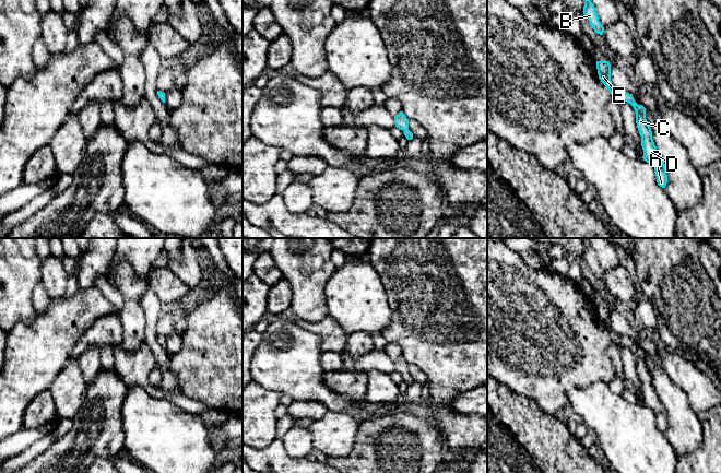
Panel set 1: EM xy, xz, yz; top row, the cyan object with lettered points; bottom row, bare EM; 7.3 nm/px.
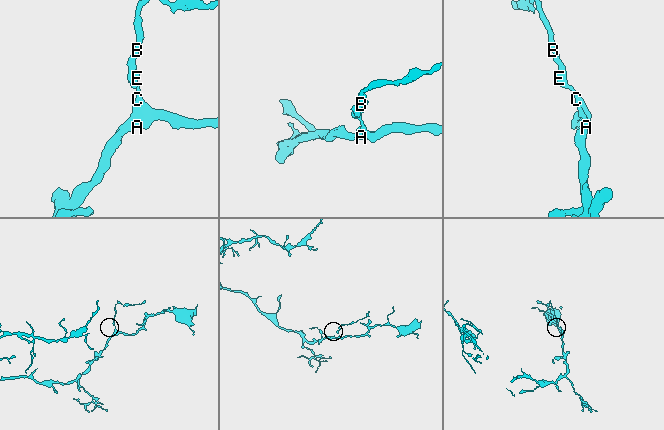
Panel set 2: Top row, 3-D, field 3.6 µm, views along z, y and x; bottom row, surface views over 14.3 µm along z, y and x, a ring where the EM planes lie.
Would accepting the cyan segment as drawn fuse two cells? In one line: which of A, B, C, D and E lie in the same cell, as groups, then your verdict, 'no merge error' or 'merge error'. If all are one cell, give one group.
A B C D E | no merge error

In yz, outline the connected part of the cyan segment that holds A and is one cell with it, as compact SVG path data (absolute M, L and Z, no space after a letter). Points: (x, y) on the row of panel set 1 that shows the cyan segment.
M596 61L599 79L607 87L613 99L618 99L629 103L636 111L636 123L641 137L641 146L643 150L643 161L654 167L657 182L660 187L665 188L667 184L666 167L652 139L651 128L646 119L646 108L638 105L633 95L624 93L616 88L611 81L611 64L608 61Z

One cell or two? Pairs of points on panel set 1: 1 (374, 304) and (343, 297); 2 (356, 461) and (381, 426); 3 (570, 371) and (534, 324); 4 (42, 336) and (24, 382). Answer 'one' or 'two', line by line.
1: one
2: one
3: one
4: one

